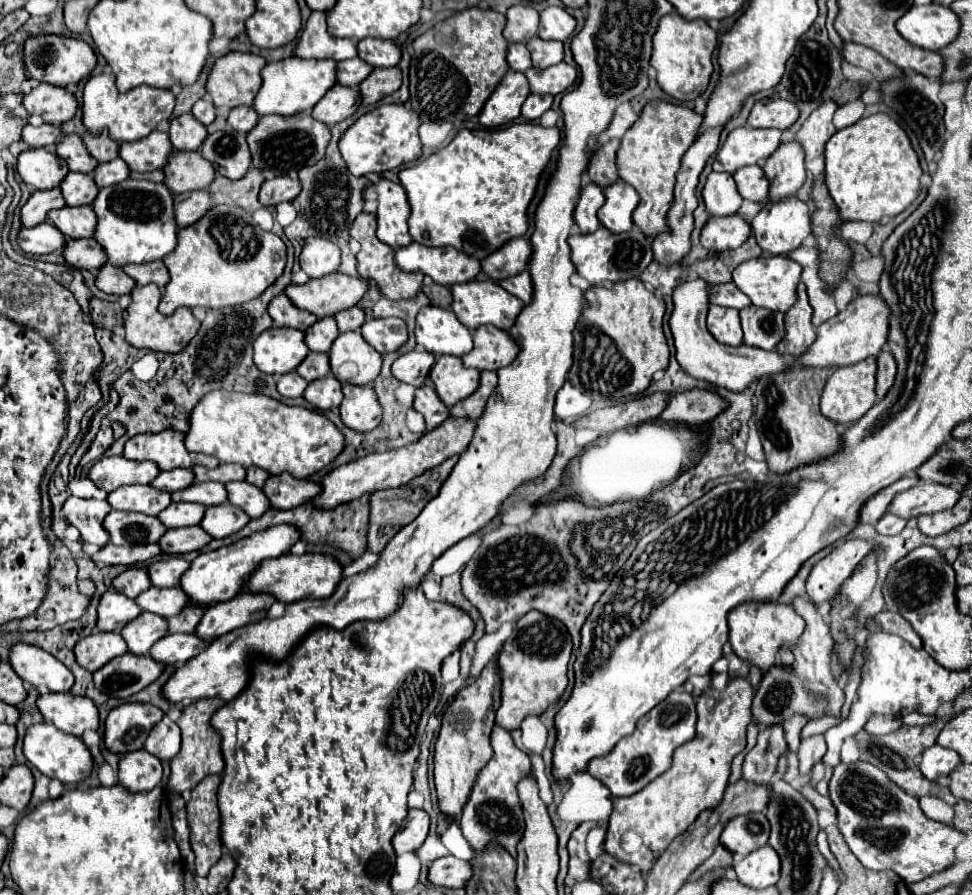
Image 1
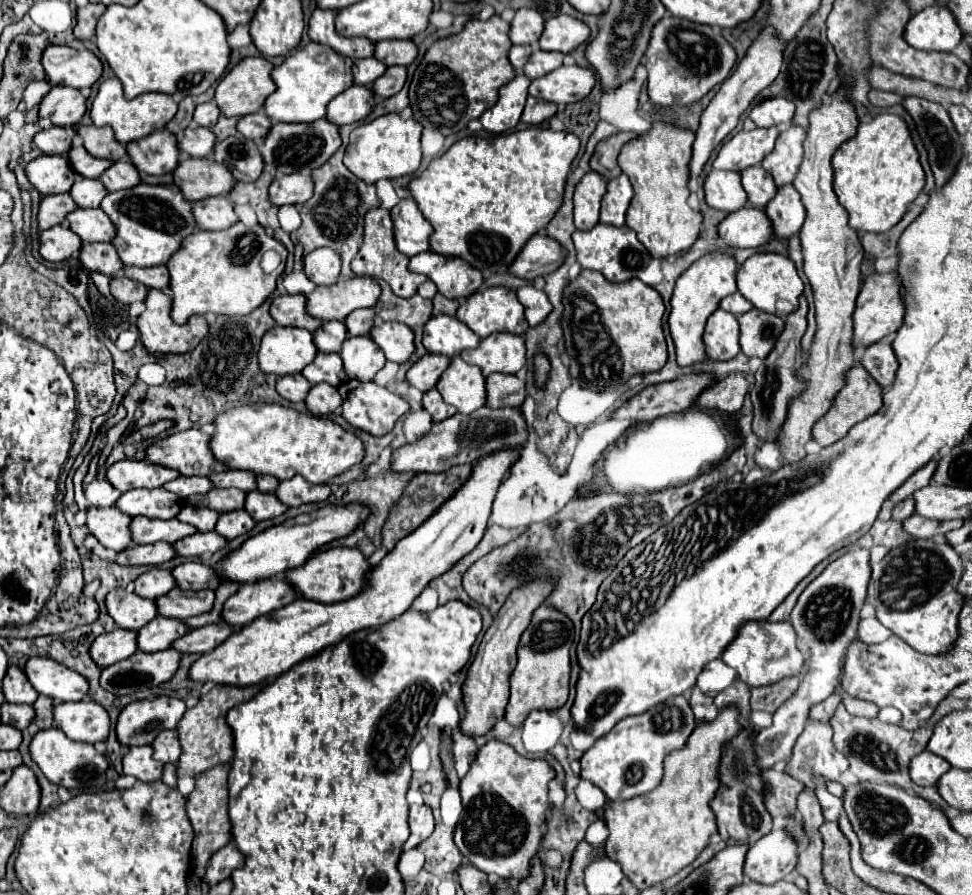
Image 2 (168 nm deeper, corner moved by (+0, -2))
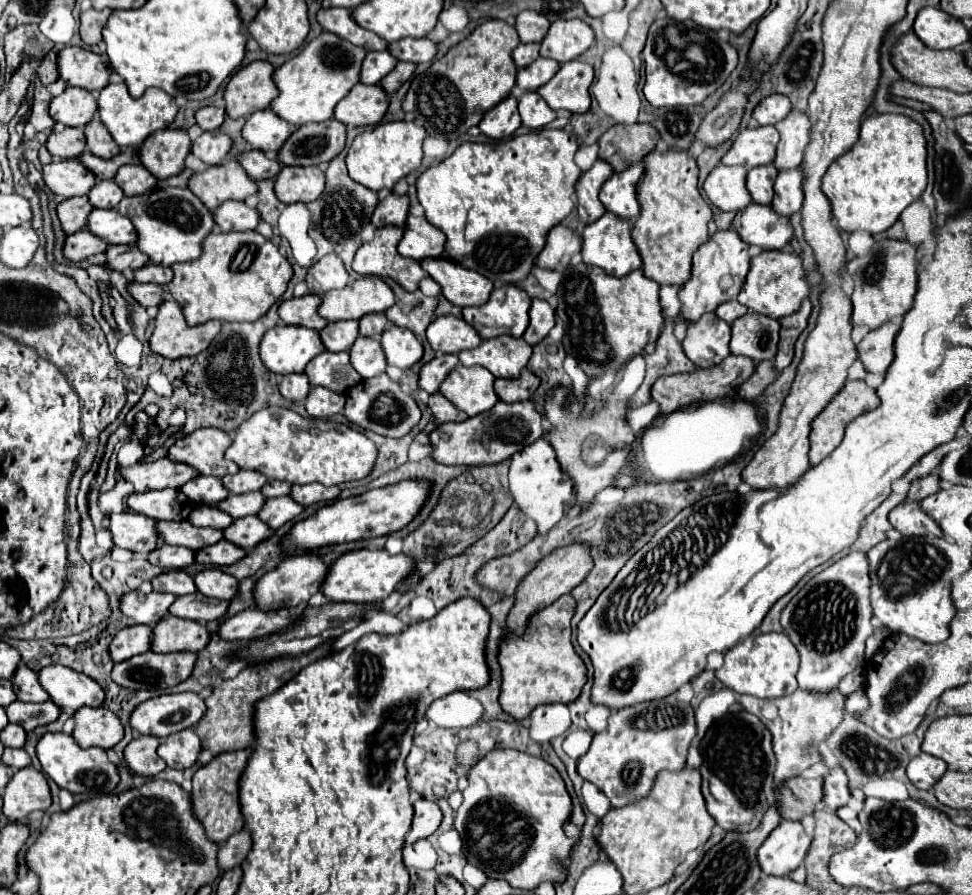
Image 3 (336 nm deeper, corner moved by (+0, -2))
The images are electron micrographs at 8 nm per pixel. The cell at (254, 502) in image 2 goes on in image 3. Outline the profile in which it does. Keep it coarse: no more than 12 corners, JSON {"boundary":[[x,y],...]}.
{"boundary":[[290,496],[266,498],[258,518],[280,528],[300,512]]}

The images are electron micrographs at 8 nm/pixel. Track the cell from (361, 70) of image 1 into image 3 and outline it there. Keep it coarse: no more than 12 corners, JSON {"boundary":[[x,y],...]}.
{"boundary":[[386,50],[368,52],[360,82],[378,84],[396,60]]}

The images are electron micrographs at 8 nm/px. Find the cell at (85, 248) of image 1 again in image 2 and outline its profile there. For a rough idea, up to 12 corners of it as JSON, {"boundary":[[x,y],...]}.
{"boundary":[[84,244],[88,270],[116,276],[124,266],[112,244]]}

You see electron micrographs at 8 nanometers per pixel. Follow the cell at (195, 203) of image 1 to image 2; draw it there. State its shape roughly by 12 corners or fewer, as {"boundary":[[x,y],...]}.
{"boundary":[[226,196],[194,202],[202,230],[226,230],[238,222]]}

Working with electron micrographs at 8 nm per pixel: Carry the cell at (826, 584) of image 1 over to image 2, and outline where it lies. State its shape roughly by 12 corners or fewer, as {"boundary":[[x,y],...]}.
{"boundary":[[854,546],[800,594],[790,624],[808,670],[758,732],[762,770],[792,754],[840,686],[870,552]]}

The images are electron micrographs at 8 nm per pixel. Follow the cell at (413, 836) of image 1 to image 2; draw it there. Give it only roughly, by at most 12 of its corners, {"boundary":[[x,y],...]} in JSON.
{"boundary":[[410,806],[410,838],[404,850],[416,848],[434,832],[428,806]]}

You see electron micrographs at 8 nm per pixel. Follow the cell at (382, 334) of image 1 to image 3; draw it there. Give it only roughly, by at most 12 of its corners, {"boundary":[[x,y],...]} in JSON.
{"boundary":[[408,328],[384,330],[380,344],[388,364],[410,368],[422,344]]}

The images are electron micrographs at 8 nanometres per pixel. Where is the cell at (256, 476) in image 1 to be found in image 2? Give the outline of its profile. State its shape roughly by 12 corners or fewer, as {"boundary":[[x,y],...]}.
{"boundary":[[258,476],[260,492],[274,492],[280,480],[274,476]]}

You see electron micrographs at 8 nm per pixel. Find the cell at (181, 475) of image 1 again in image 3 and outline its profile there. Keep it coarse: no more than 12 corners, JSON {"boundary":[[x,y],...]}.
{"boundary":[[196,476],[180,488],[194,502],[228,496],[216,476]]}

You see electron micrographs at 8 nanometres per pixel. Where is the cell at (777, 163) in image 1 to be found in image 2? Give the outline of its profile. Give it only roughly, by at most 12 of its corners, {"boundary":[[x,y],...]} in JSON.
{"boundary":[[790,124],[762,160],[776,186],[796,178],[806,130]]}

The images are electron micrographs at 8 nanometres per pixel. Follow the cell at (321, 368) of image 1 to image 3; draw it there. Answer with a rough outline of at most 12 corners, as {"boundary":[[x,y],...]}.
{"boundary":[[322,352],[306,366],[310,386],[346,392],[360,382],[348,352]]}

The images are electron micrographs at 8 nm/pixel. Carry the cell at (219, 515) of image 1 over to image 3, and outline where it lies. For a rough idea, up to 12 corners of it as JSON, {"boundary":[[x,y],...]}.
{"boundary":[[258,516],[238,518],[222,532],[244,550],[272,530]]}

